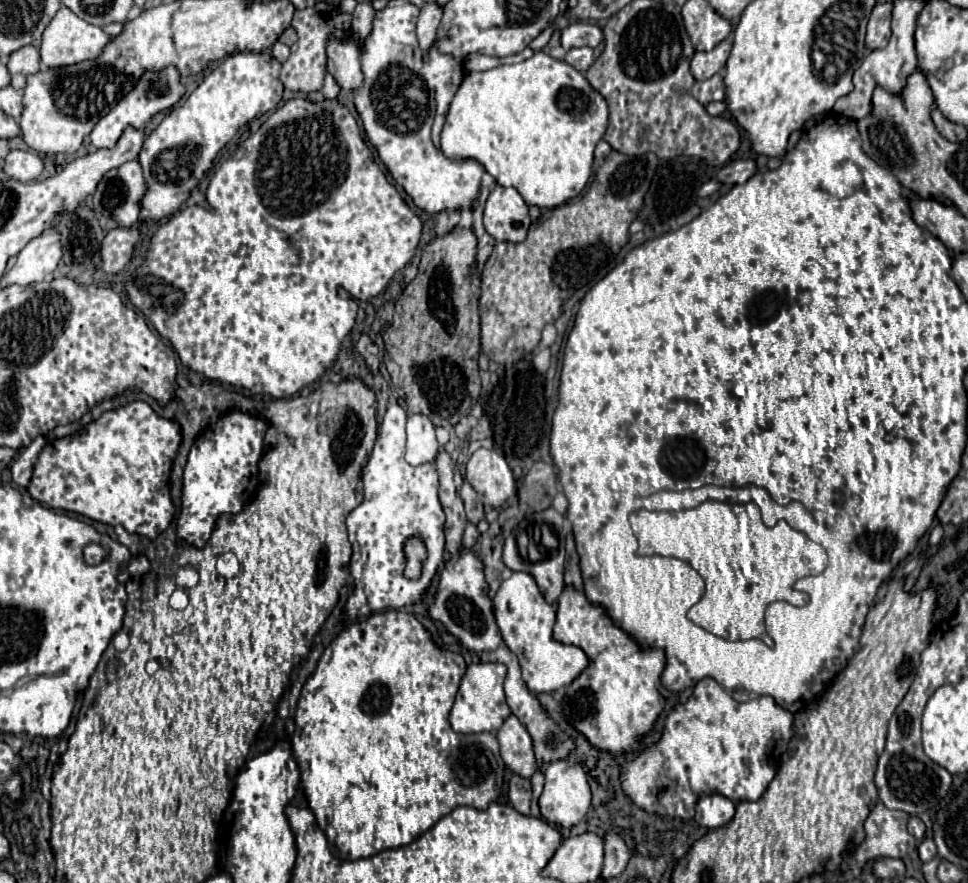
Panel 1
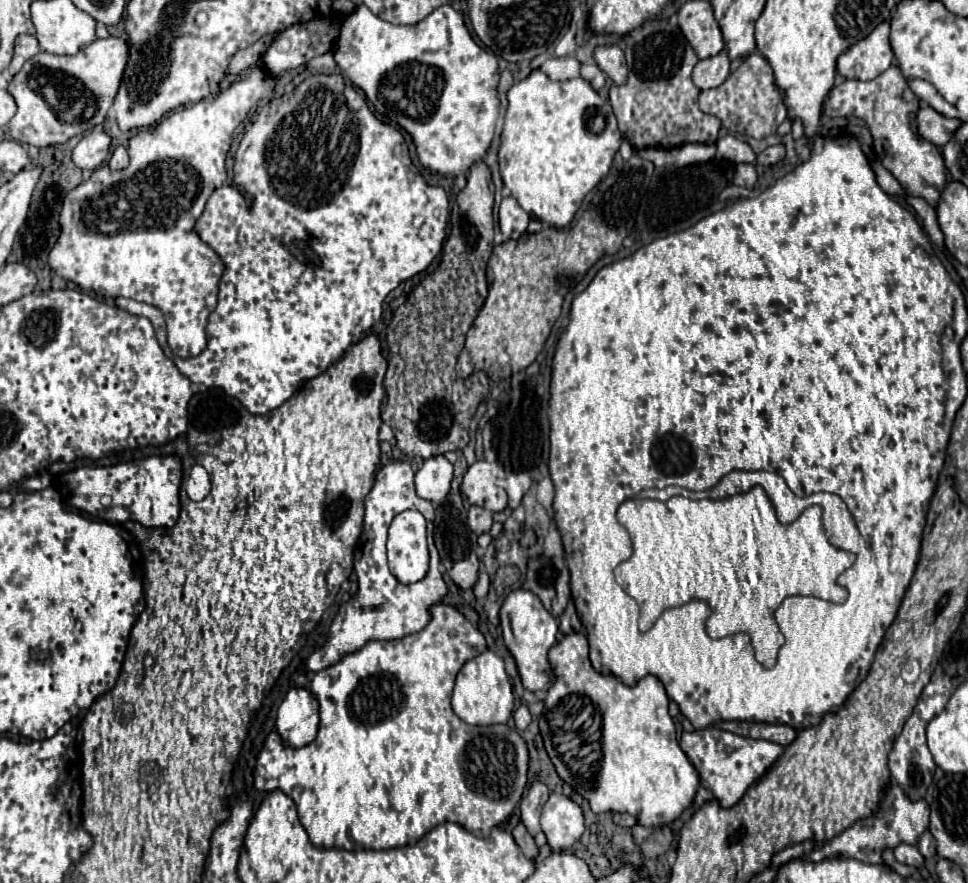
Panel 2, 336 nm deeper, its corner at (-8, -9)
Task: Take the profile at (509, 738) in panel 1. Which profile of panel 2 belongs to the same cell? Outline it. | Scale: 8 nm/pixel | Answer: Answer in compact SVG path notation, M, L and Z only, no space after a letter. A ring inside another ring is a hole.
M536 781L520 801L520 819L532 837L540 831L540 809L546 803L548 795L550 789L544 783Z

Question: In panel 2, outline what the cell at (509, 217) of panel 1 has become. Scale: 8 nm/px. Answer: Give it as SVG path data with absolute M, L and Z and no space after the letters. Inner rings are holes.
M506 197L500 205L500 215L498 215L500 231L504 233L506 239L518 239L526 227L528 227L528 213L518 205L514 197Z

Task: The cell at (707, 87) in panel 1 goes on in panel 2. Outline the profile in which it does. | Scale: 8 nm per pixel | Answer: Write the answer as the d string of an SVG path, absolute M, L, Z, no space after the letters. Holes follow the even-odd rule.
M752 53L750 57L746 57L742 65L720 87L702 91L700 109L704 113L716 115L728 131L752 139L764 139L768 135L774 135L780 123L788 119L788 109L784 105L784 91L778 85L774 89L772 67L766 61L766 57L762 57L760 53Z

